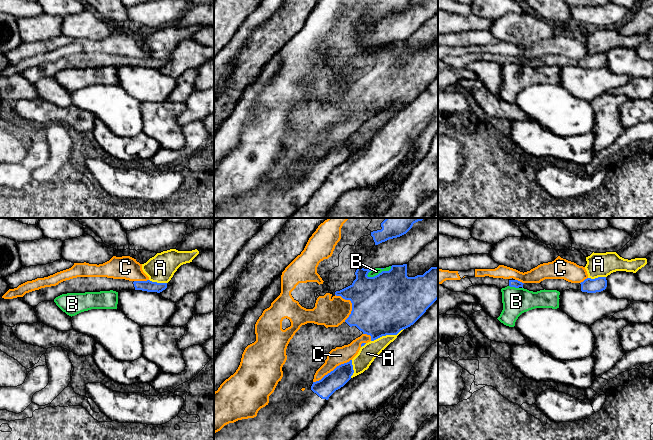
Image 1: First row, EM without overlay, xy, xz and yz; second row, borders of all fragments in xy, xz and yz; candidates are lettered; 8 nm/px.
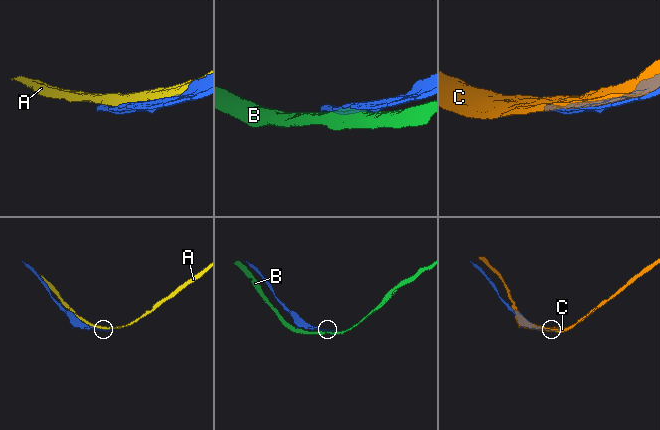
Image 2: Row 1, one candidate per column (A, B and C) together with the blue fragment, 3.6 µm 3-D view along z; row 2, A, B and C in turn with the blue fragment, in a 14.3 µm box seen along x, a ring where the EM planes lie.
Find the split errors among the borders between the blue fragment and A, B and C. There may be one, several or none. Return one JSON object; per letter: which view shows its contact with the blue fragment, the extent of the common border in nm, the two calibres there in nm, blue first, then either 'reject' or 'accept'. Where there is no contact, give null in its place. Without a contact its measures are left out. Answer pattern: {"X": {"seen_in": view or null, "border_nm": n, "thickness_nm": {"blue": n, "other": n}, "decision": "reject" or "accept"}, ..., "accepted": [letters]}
{"A": {"seen_in": "xz", "border_nm": 280, "thickness_nm": {"blue": 480, "other": 140}, "decision": "reject"}, "B": {"seen_in": "xz", "border_nm": 220, "thickness_nm": {"blue": 480, "other": 60}, "decision": "reject"}, "C": {"seen_in": "xz", "border_nm": 360, "thickness_nm": {"blue": 160, "other": 140}, "decision": "reject"}, "accepted": []}

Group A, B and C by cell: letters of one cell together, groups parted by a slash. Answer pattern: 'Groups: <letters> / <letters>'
Groups: A / B / C

